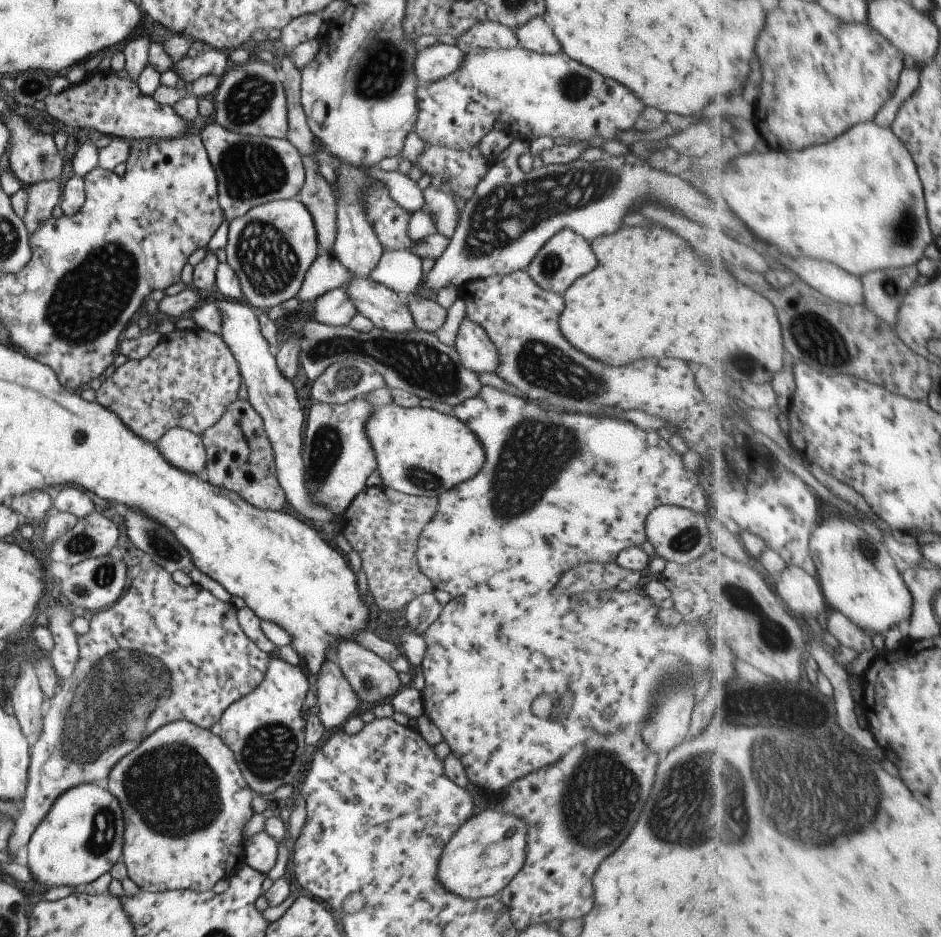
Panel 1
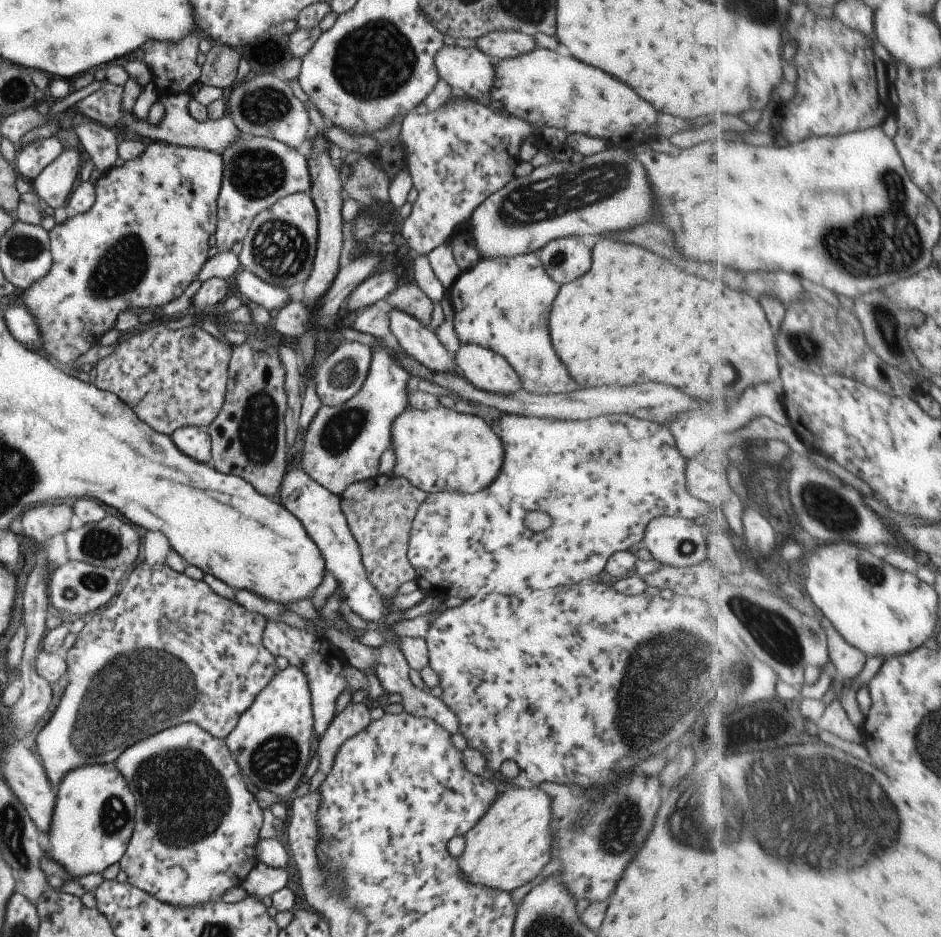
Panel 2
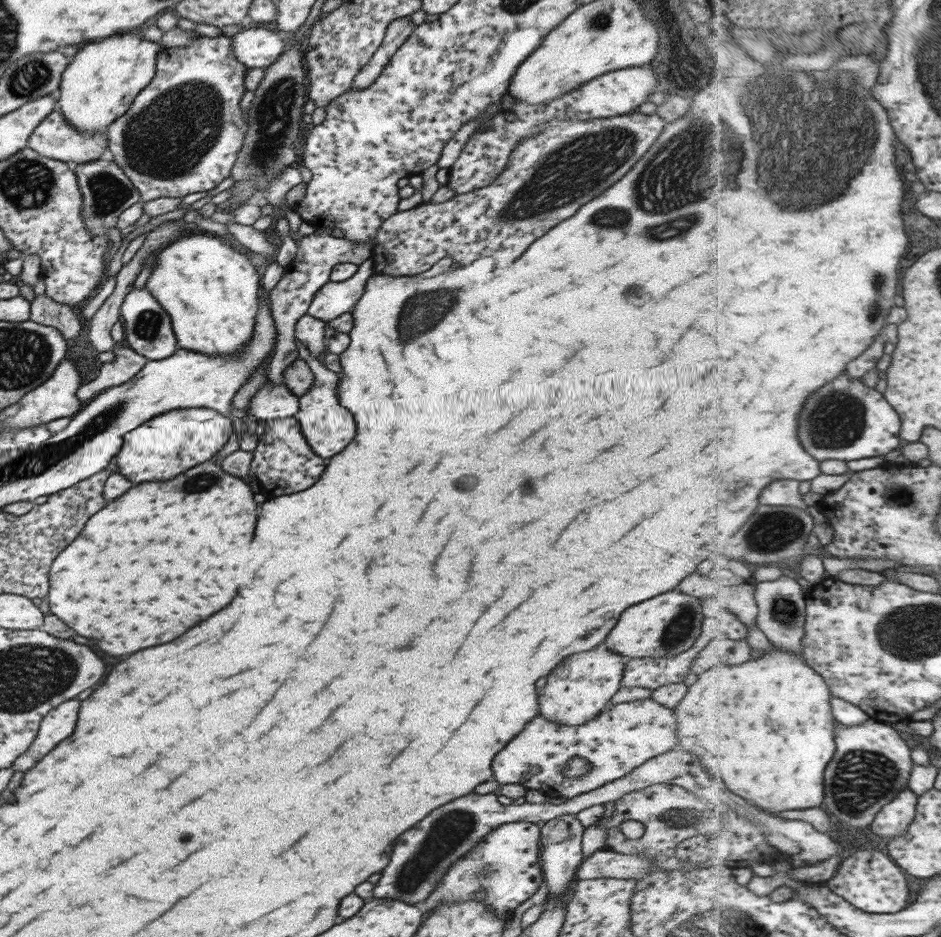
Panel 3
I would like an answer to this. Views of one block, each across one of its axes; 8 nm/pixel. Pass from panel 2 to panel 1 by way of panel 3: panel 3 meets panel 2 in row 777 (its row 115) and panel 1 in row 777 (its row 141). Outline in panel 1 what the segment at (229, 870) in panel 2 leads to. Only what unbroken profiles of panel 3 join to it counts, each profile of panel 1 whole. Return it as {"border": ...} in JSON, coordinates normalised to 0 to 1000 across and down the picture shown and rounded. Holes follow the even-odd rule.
{"border":[[[199,768],[183,769],[174,775],[168,776],[162,783],[155,784],[147,798],[133,805],[118,821],[111,839],[117,847],[120,847],[131,862],[131,874],[133,886],[131,888],[131,909],[129,918],[134,922],[136,936],[151,951],[171,953],[184,950],[205,950],[215,952],[225,950],[227,943],[236,937],[245,936],[251,933],[253,926],[260,923],[259,920],[259,892],[257,884],[268,873],[271,867],[268,864],[269,843],[261,837],[257,824],[253,822],[249,804],[240,796],[232,784],[227,784],[223,778],[216,778]]]}

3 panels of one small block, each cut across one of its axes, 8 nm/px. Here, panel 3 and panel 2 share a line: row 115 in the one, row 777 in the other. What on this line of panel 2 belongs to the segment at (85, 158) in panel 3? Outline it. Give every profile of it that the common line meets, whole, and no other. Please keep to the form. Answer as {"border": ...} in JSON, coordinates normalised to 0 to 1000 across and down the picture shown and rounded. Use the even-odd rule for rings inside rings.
{"border":[[[153,599],[145,604],[136,615],[133,624],[129,624],[128,632],[119,638],[119,645],[115,644],[102,652],[98,662],[91,664],[87,672],[81,677],[80,687],[71,694],[69,704],[72,709],[70,721],[72,731],[69,733],[57,762],[38,787],[40,805],[47,809],[49,830],[52,830],[55,839],[61,842],[62,837],[66,835],[66,830],[75,822],[101,815],[118,818],[137,795],[145,794],[147,791],[166,783],[169,779],[173,780],[188,773],[208,772],[227,788],[239,789],[253,773],[257,761],[266,756],[270,745],[285,732],[285,728],[295,716],[293,701],[286,694],[283,694],[278,687],[279,674],[285,663],[281,656],[264,652],[252,641],[244,642],[244,640],[232,636],[219,621],[201,617],[196,612],[183,608],[176,602],[159,604]]]}

